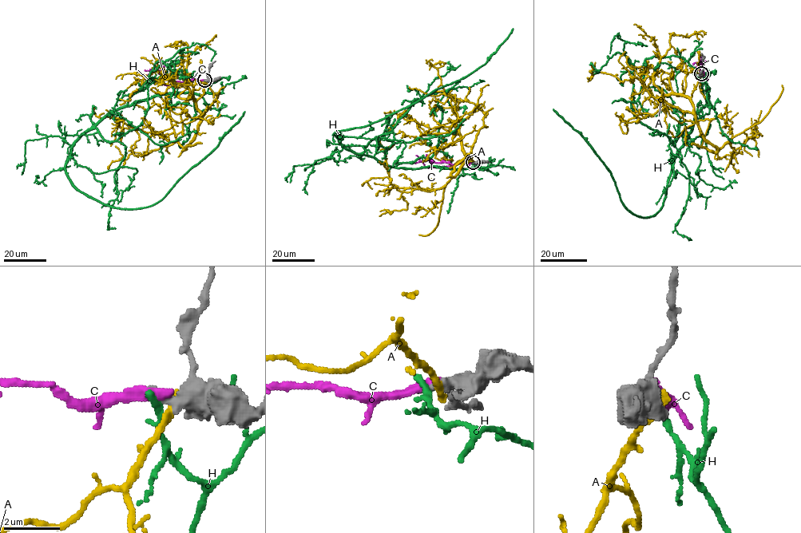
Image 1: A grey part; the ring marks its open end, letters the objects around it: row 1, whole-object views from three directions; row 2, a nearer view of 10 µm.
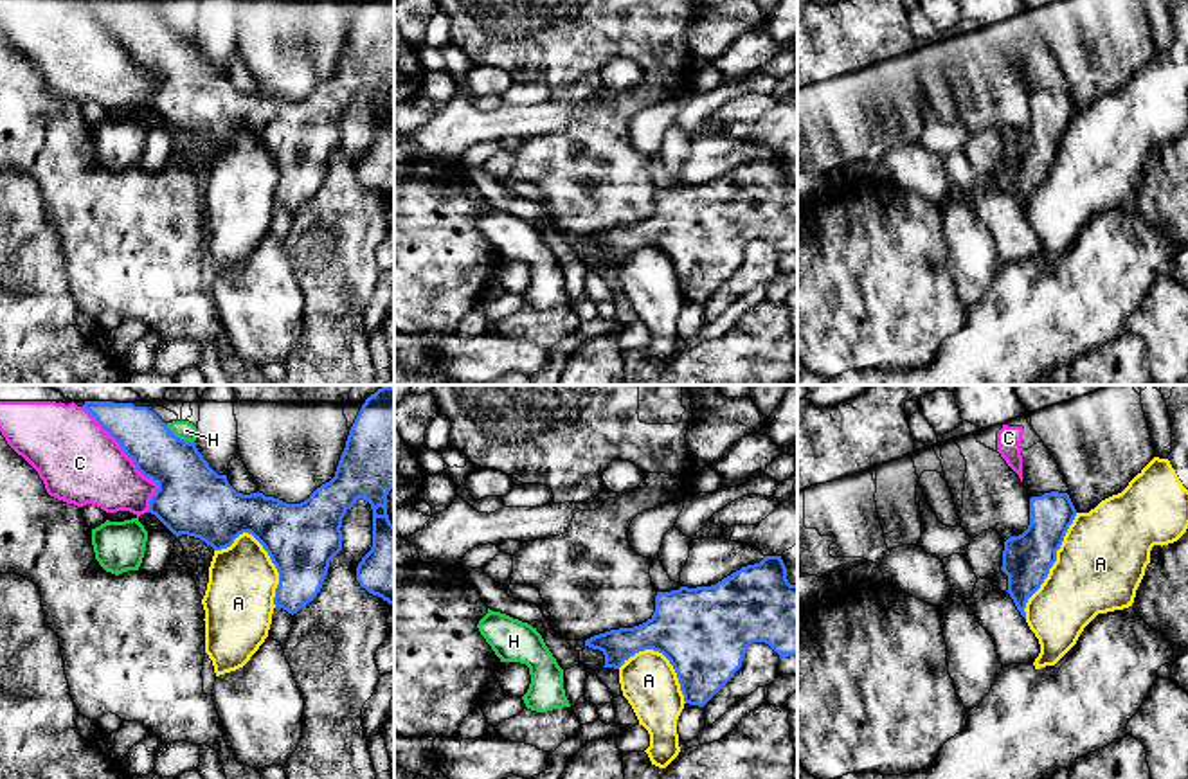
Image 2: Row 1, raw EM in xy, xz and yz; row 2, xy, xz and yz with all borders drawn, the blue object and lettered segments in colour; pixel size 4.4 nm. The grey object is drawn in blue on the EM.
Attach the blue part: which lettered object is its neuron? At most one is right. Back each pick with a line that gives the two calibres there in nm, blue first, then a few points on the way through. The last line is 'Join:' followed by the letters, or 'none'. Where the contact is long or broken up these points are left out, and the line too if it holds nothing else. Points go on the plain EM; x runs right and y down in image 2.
Join: none

